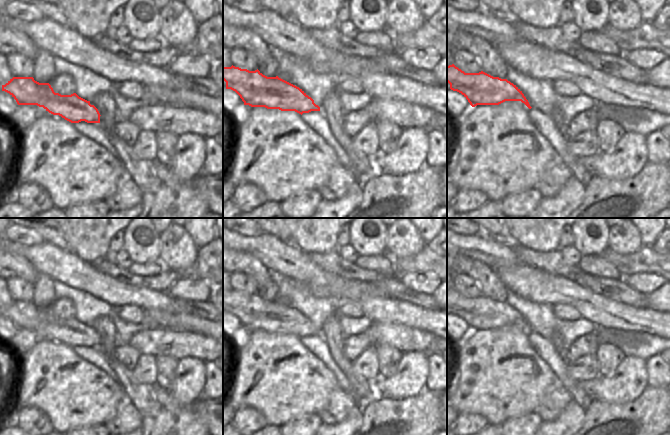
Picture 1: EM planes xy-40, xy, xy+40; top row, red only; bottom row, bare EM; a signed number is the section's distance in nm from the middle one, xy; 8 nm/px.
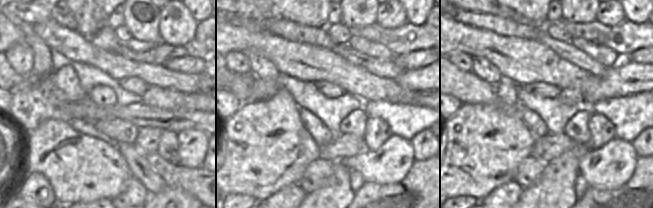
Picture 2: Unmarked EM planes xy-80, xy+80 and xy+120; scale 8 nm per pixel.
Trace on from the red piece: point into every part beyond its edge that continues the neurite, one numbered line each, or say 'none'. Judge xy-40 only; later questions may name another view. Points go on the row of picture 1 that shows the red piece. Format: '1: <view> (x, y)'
none

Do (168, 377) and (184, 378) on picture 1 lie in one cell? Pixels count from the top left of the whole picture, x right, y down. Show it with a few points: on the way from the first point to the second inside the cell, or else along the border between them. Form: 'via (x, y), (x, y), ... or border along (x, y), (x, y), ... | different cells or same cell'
border along (178, 359), (175, 377), (170, 382), (163, 383) | different cells

